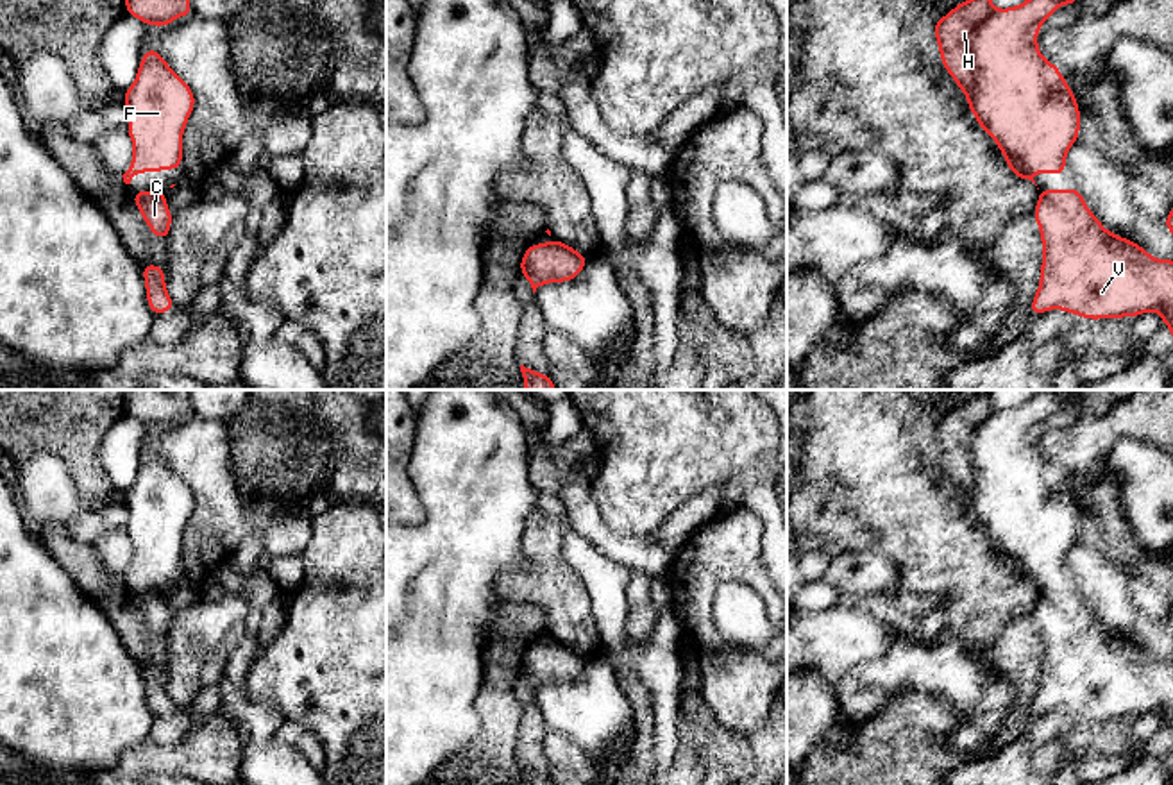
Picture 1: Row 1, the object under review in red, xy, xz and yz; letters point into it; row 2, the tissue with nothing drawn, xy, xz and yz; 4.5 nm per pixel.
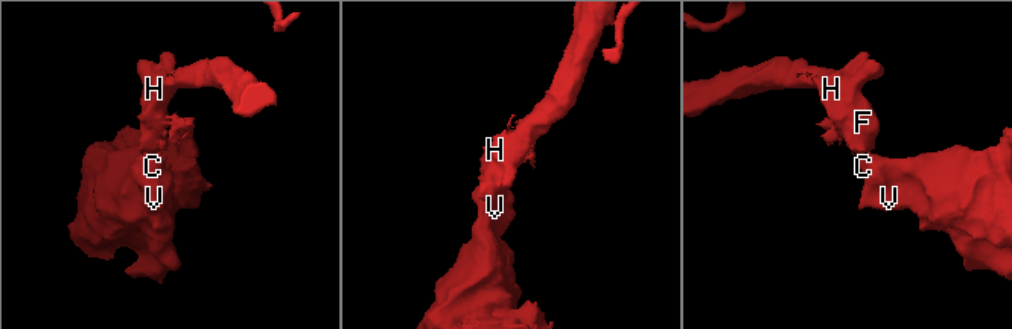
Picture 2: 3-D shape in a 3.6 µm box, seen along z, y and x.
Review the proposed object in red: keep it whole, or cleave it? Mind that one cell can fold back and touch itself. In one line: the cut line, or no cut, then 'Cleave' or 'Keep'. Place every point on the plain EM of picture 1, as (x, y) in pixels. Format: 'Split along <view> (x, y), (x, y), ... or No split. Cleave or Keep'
No split. Keep

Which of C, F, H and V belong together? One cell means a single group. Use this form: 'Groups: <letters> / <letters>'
Groups: C F H V

